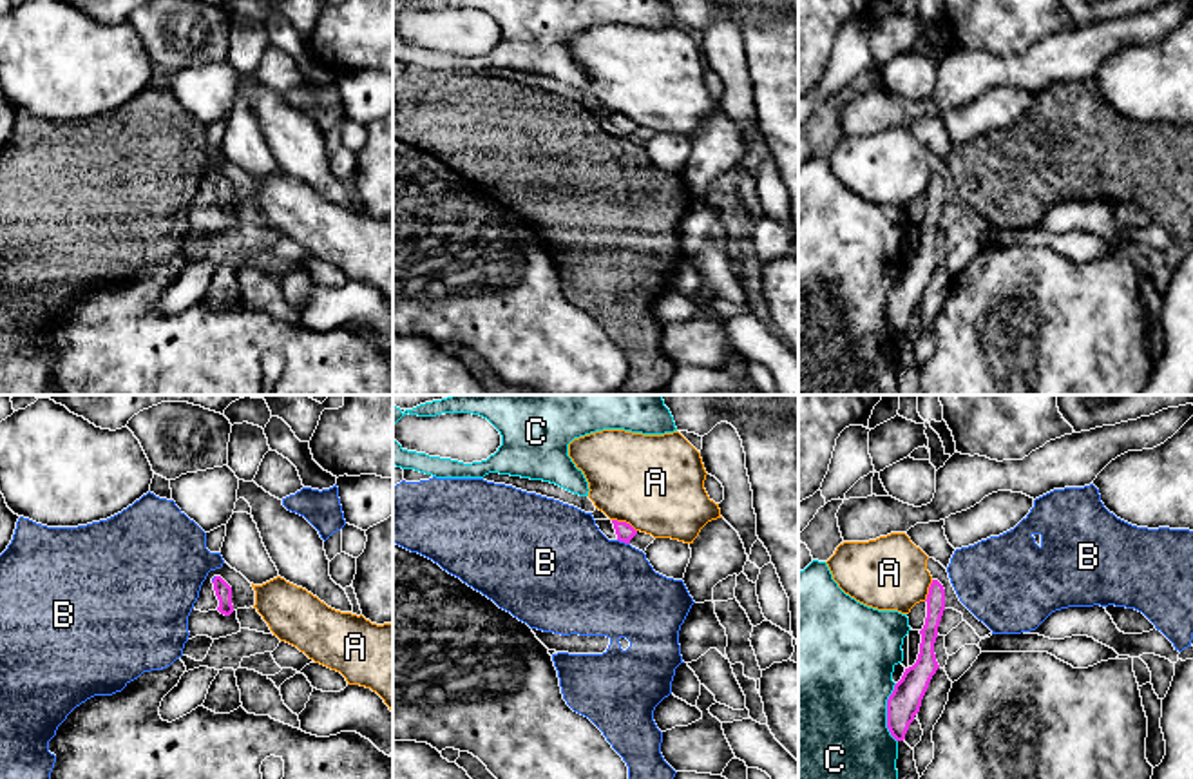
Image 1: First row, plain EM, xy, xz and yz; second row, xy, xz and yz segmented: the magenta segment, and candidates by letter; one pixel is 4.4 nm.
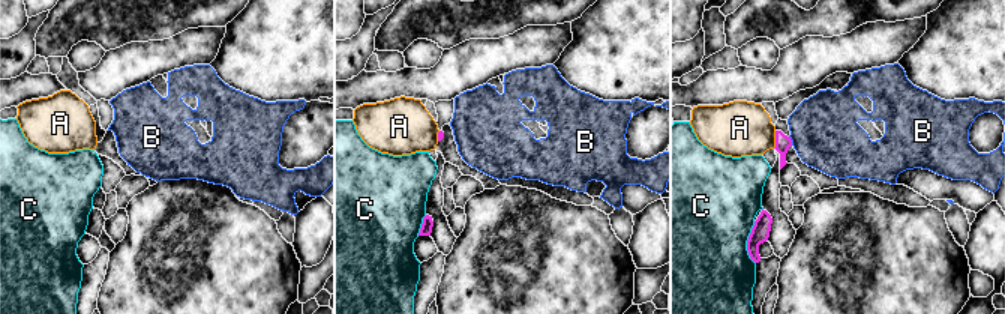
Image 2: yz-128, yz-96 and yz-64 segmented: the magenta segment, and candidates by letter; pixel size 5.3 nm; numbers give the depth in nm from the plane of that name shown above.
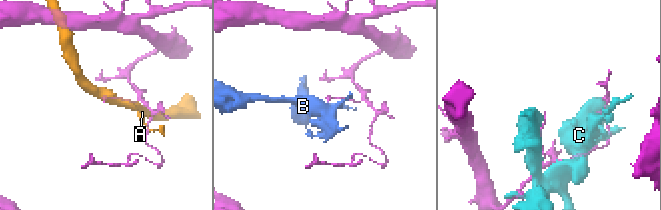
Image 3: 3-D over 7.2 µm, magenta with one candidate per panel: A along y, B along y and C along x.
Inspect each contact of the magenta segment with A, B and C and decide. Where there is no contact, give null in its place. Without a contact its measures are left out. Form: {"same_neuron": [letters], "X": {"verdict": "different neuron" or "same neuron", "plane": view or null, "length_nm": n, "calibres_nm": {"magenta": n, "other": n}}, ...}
{"same_neuron": [], "A": {"verdict": "different neuron", "plane": "xz", "length_nm": 130, "calibres_nm": {"magenta": 80, "other": 440}}, "B": {"verdict": "different neuron", "plane": "xz", "length_nm": 60, "calibres_nm": {"magenta": 80, "other": 440}}, "C": {"verdict": "different neuron", "plane": "yz", "length_nm": 260, "calibres_nm": {"magenta": 150, "other": 500}}}

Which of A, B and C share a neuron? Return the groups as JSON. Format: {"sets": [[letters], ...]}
{"sets": [["A"], ["B"], ["C"]]}

